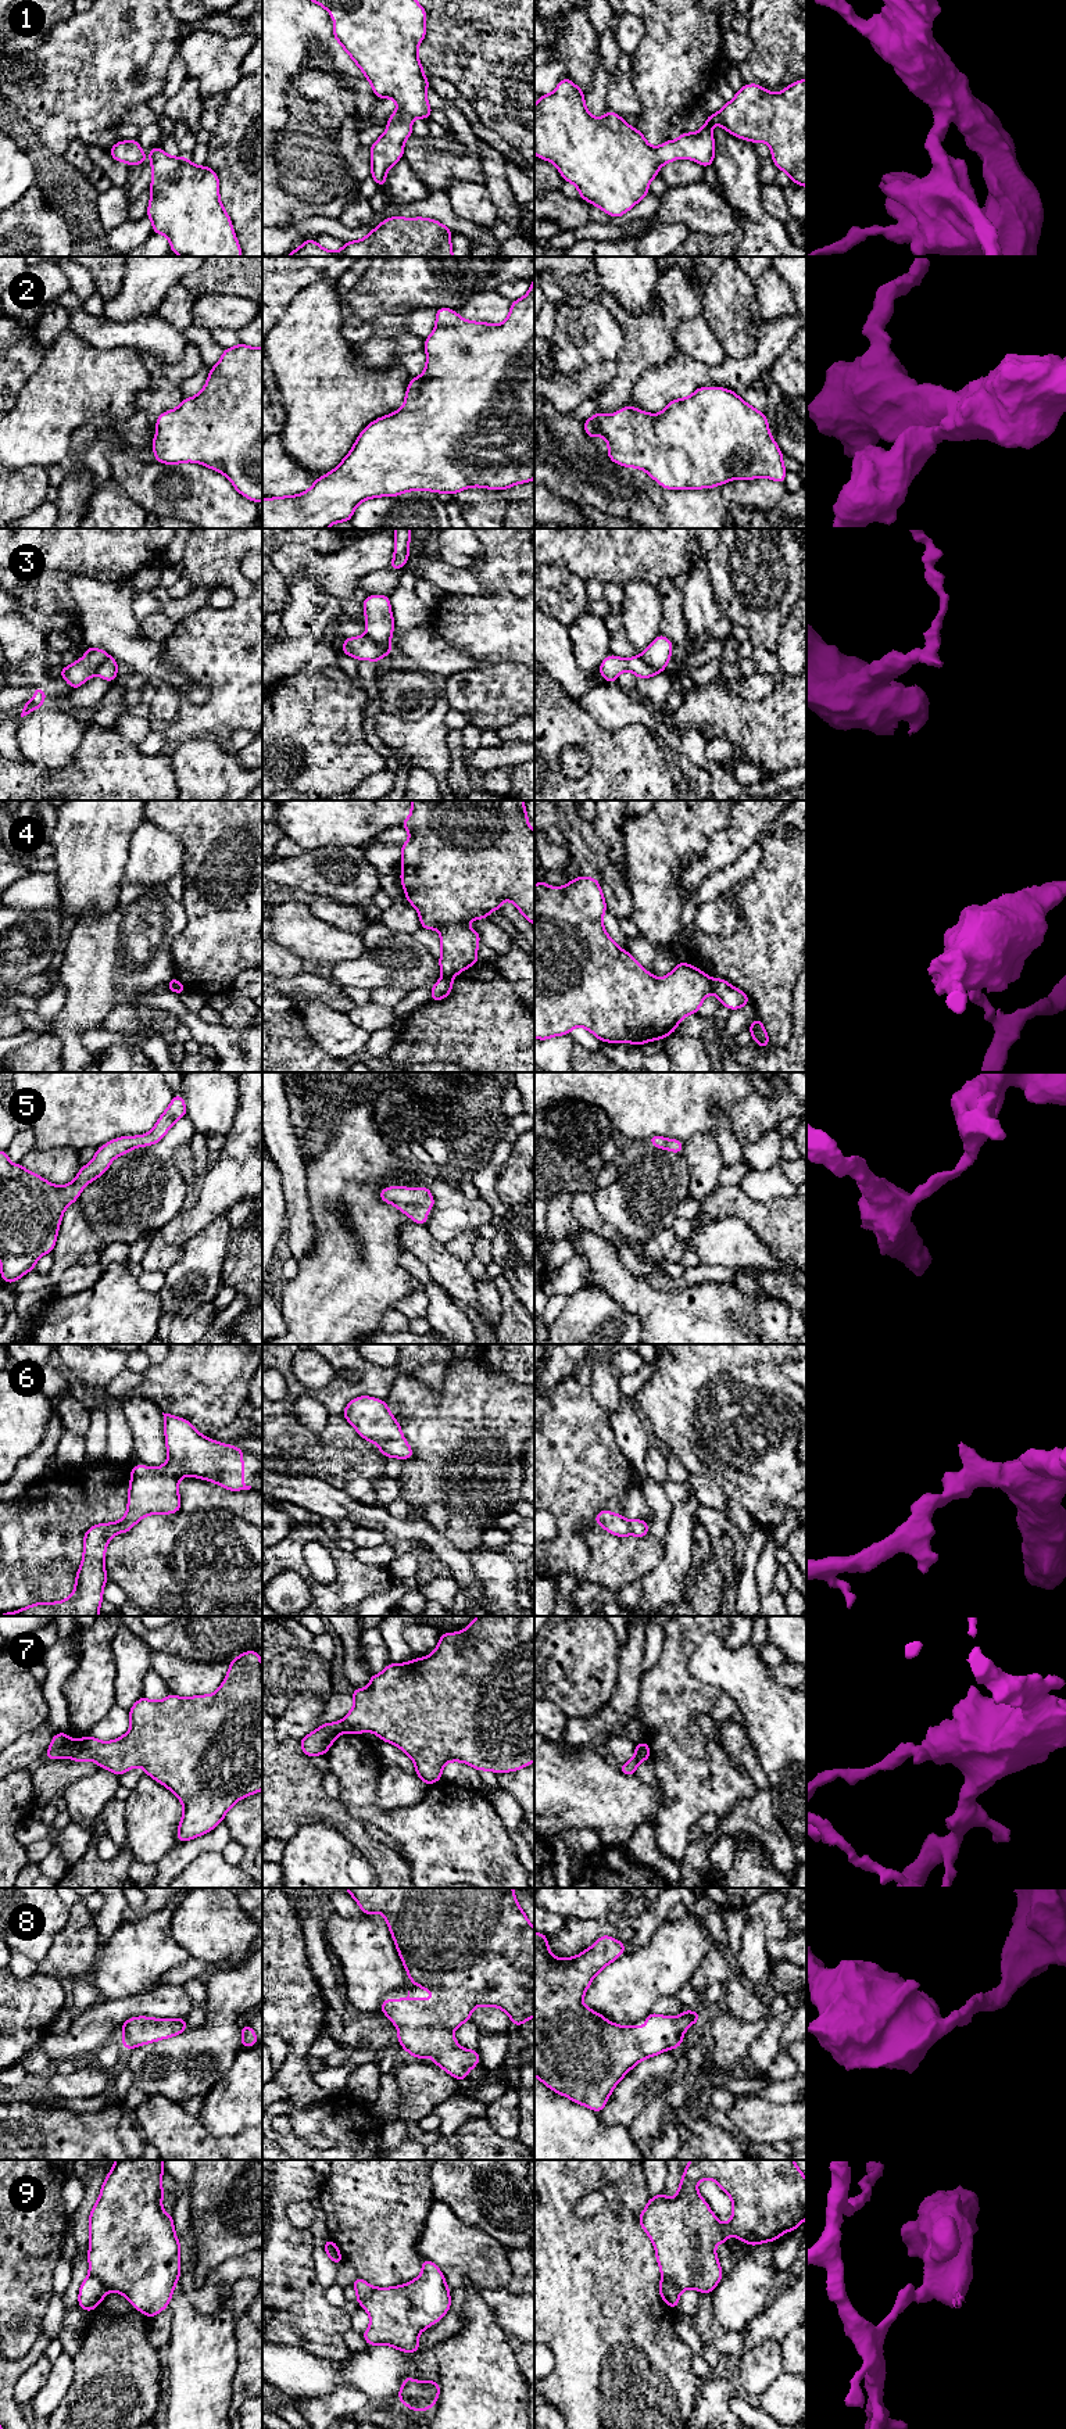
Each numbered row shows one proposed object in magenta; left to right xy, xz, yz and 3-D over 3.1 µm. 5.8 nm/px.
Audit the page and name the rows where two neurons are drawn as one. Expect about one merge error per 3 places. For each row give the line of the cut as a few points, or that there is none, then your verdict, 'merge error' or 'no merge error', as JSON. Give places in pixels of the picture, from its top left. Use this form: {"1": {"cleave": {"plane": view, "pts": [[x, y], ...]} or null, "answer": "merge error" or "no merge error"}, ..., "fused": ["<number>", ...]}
{"1": {"cleave": null, "answer": "no merge error"}, "2": {"cleave": null, "answer": "no merge error"}, "3": {"cleave": {"plane": "xz", "pts": [[365, 634], [385, 655]]}, "answer": "merge error"}, "4": {"cleave": {"plane": "yz", "pts": [[711, 980], [714, 992]]}, "answer": "merge error"}, "5": {"cleave": null, "answer": "no merge error"}, "6": {"cleave": null, "answer": "no merge error"}, "7": {"cleave": {"plane": "xy", "pts": [[72, 1741], [68, 1755]]}, "answer": "merge error"}, "8": {"cleave": null, "answer": "no merge error"}, "9": {"cleave": {"plane": "xy", "pts": [[89, 2272], [107, 2289]]}, "answer": "merge error"}, "fused": ["3", "4", "7", "9"]}

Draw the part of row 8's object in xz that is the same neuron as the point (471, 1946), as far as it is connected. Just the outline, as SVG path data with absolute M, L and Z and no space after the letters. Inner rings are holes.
M346 1888L346 1891L357 1900L364 1914L382 1913L394 1939L396 1948L401 1957L411 1982L428 1992L436 1995L434 1999L411 1999L409 1991L405 1999L384 1999L380 2011L384 2013L394 2027L398 2028L397 2039L403 2050L411 2053L415 2059L432 2057L433 2064L446 2070L451 2077L464 2081L471 2068L475 2068L480 2060L477 2050L461 2048L454 2036L454 2029L471 2020L471 2014L477 2006L491 2006L504 2010L512 2024L521 2027L529 2018L534 2017L534 1928L530 1925L527 1916L521 1909L514 1895L514 1888Z

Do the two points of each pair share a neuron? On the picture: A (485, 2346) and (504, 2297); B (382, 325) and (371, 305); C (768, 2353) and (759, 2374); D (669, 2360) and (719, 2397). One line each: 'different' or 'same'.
A: different
B: different
C: same
D: different

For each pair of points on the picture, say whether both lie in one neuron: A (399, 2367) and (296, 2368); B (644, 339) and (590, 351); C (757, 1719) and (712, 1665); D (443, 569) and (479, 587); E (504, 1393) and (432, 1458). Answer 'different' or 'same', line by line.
A: same
B: different
C: same
D: same
E: same

